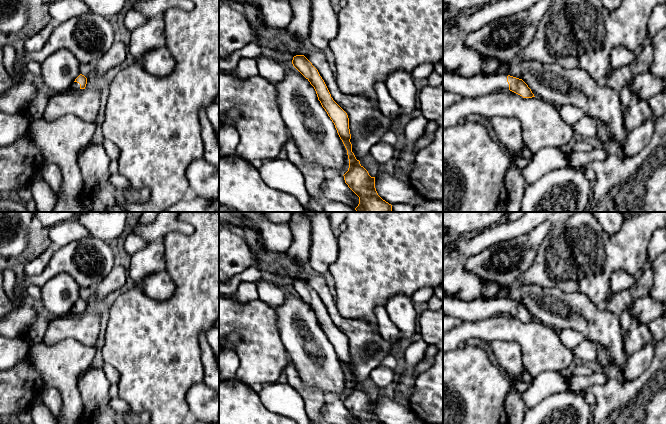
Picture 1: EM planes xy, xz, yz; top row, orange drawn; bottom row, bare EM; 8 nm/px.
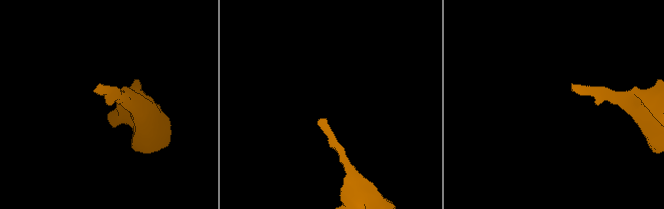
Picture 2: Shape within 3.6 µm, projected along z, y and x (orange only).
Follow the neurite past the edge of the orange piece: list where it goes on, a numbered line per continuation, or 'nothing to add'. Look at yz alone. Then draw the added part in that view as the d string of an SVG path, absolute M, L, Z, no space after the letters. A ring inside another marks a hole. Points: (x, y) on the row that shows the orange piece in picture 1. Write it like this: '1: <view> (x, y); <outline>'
1: yz (467, 87); M443 70L443 90L462 98L475 98L499 90L509 90L508 74L475 75L462 77L453 72Z

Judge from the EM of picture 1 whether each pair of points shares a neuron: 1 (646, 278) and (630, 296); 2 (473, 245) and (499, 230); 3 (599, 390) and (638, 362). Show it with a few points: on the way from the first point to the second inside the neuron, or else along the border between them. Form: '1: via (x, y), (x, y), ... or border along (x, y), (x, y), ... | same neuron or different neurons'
1: via (644, 282), (634, 292) | same neuron
2: via (479, 242), (493, 235) | same neuron
3: border along (641, 373), (630, 380), (623, 380), (618, 377) | different neurons

